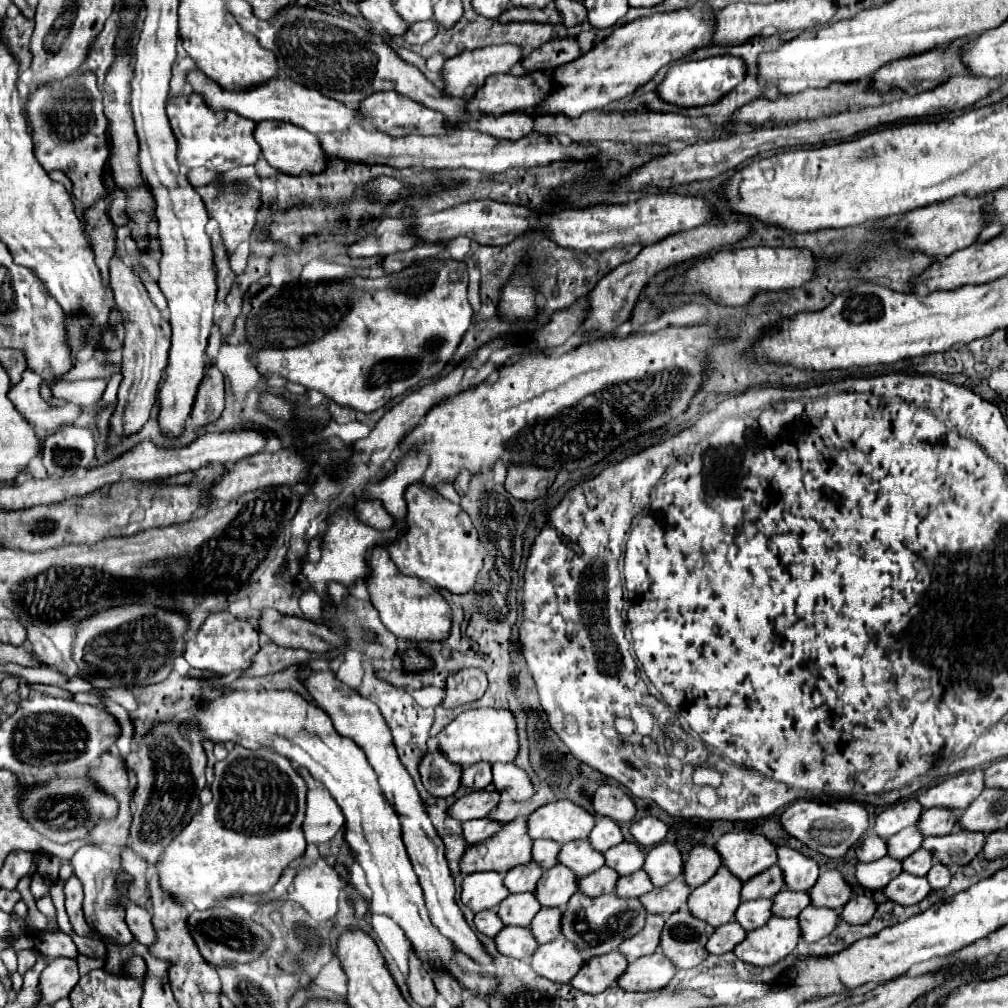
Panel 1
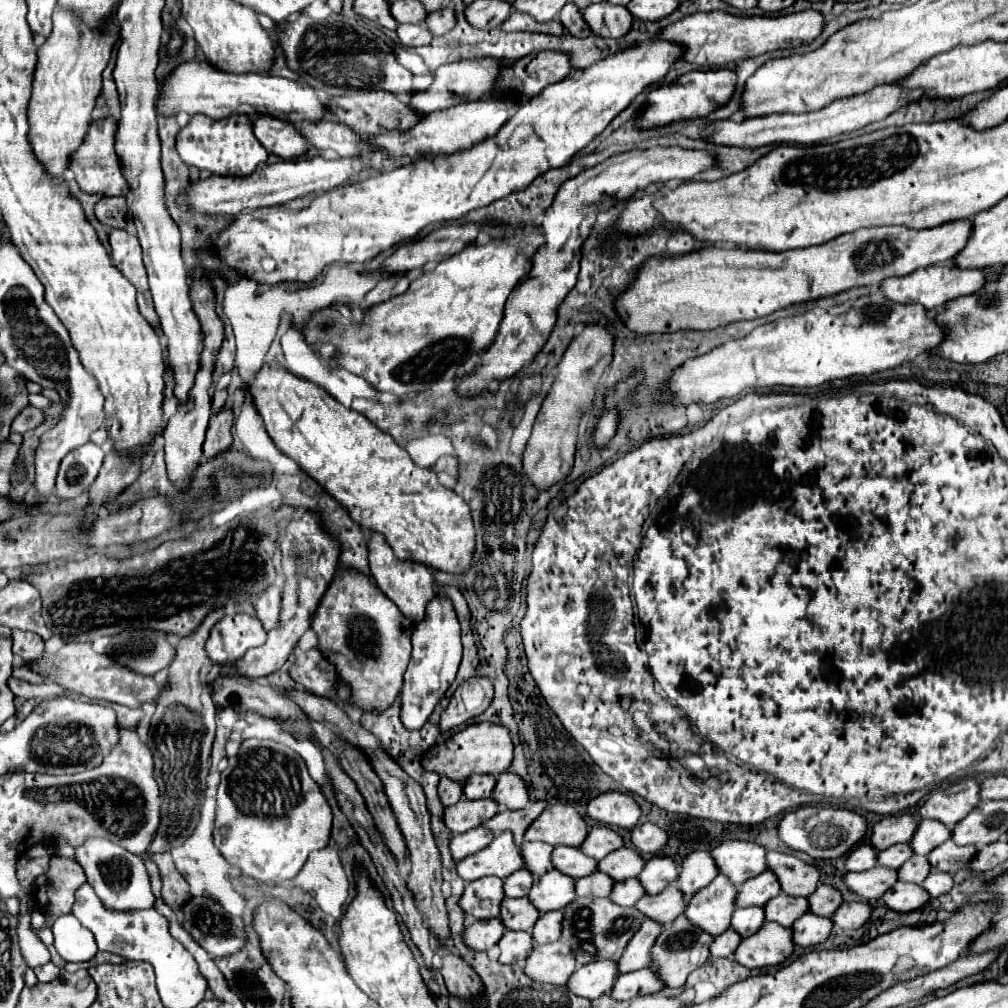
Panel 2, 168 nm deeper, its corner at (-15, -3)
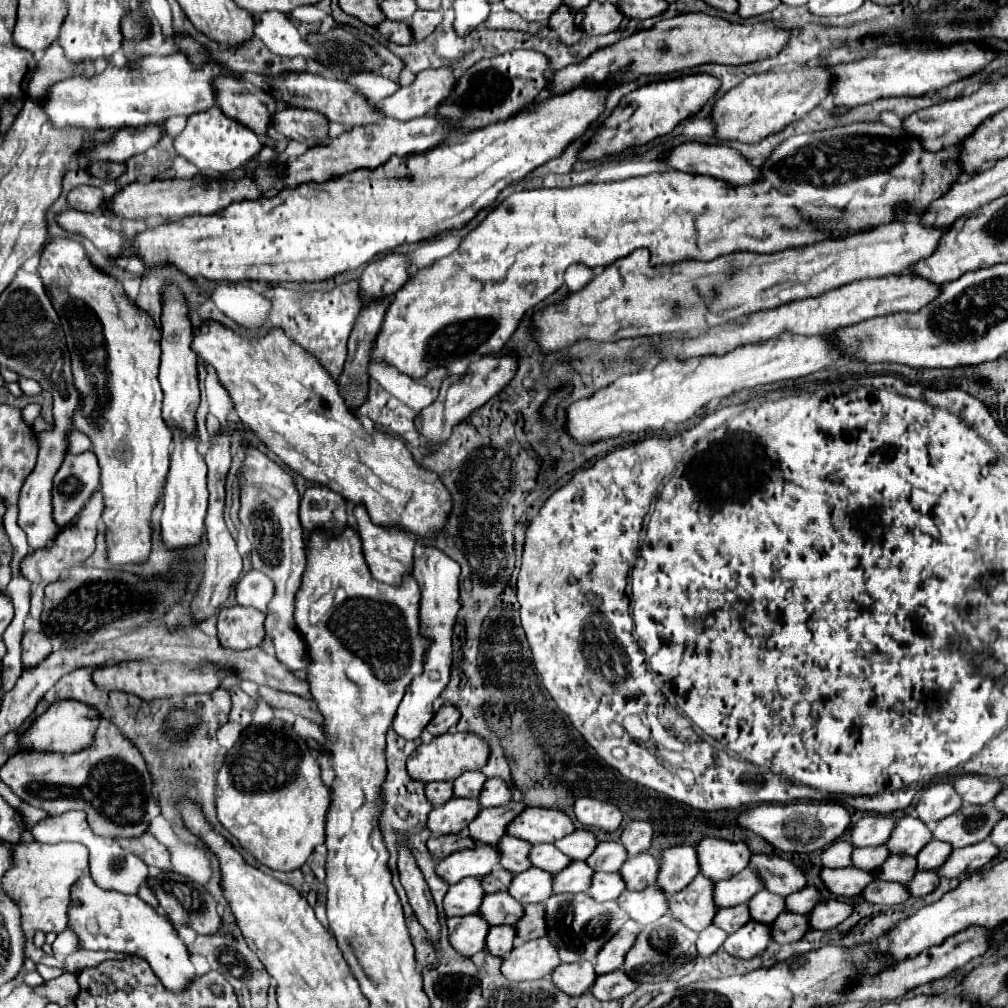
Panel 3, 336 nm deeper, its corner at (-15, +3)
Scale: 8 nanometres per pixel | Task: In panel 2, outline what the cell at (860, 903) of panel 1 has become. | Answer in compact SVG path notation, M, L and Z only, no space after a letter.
M843 902L835 914L831 916L833 924L843 928L843 930L855 930L855 928L861 928L869 916L871 916L873 908L865 902Z

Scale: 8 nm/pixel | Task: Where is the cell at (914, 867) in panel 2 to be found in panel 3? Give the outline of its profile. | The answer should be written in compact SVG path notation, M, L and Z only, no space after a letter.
M891 854L887 862L883 862L883 866L875 872L875 876L879 880L907 884L915 876L915 872L917 872L915 858L903 858L903 854Z

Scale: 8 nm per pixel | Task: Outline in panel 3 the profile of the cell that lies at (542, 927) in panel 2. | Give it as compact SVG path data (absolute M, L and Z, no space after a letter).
M527 904L523 918L517 922L517 938L533 940L547 936L547 918L543 918L543 904Z

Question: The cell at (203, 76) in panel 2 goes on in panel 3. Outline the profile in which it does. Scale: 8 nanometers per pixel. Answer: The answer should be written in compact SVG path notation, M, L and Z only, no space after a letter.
M175 52L169 56L145 56L143 60L139 60L135 66L123 66L117 68L113 64L109 64L103 72L95 74L93 78L67 78L57 82L45 98L45 110L49 120L63 128L63 126L83 126L83 128L107 128L107 126L147 126L165 123L168 133L171 137L181 133L186 126L186 119L195 114L195 112L203 112L209 110L211 106L215 106L215 86L211 86L211 78L215 78L215 74L223 74L223 70L229 70L223 64L211 62L211 66L203 66L203 70L195 70L195 66L191 66L191 58L187 58L187 54L183 52Z

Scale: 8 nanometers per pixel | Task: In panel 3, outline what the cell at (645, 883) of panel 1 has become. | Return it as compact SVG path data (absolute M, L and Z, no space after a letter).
M595 872L593 884L591 884L591 888L587 892L597 902L607 902L607 900L619 898L619 894L623 894L625 890L627 890L627 886L623 886L623 878L619 878L619 872L617 874Z

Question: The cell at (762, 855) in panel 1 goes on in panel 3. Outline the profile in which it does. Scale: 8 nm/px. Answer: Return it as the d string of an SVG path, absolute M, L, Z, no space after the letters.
M703 838L697 844L701 874L711 880L727 880L749 866L751 850L745 842L729 842L721 838Z

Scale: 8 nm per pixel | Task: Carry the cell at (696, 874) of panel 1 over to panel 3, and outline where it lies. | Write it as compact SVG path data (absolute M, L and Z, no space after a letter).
M675 846L661 854L659 886L667 894L677 894L699 874L697 850L693 846Z

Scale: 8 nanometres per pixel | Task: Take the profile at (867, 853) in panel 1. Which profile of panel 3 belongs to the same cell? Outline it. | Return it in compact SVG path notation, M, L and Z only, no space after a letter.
M839 840L823 852L821 860L823 860L823 866L829 866L829 868L845 868L845 866L851 866L851 854L853 854L851 842Z

